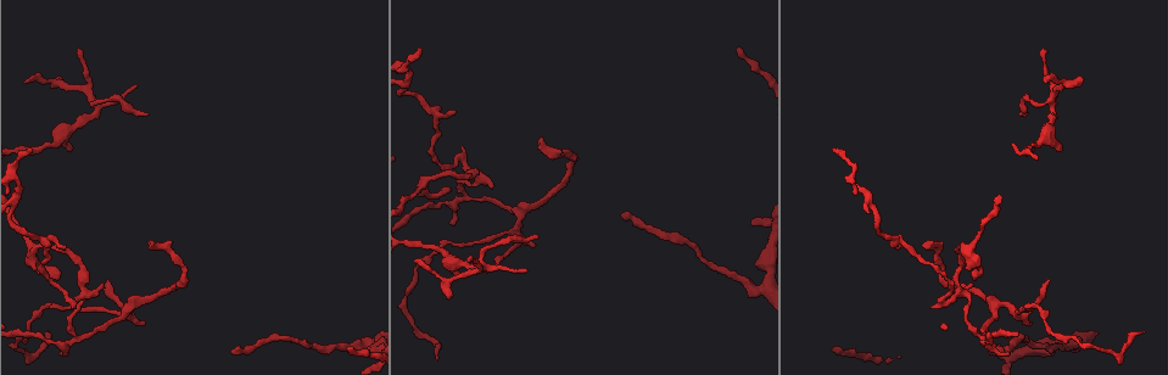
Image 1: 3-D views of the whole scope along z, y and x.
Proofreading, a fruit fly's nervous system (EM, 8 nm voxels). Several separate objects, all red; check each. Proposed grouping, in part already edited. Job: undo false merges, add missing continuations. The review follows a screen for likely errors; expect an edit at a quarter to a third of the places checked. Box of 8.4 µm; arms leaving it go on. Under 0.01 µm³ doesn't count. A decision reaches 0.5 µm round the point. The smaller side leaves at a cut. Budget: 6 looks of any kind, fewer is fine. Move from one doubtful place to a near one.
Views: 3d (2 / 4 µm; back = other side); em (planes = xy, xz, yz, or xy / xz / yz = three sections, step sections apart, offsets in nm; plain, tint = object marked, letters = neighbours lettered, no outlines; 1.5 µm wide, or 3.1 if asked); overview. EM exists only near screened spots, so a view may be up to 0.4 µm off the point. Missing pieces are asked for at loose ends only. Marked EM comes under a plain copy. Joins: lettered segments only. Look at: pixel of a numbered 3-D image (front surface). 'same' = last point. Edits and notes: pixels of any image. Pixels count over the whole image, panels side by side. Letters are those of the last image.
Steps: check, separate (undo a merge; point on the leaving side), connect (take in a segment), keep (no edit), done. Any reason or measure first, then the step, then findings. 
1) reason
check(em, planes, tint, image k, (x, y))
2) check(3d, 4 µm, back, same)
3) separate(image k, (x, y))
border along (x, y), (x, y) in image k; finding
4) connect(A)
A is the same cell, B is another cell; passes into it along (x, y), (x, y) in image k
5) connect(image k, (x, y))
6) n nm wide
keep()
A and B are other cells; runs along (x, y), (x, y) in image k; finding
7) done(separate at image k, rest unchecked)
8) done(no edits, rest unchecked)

free end
check(em, planes, letters, image 1, (1001, 351))

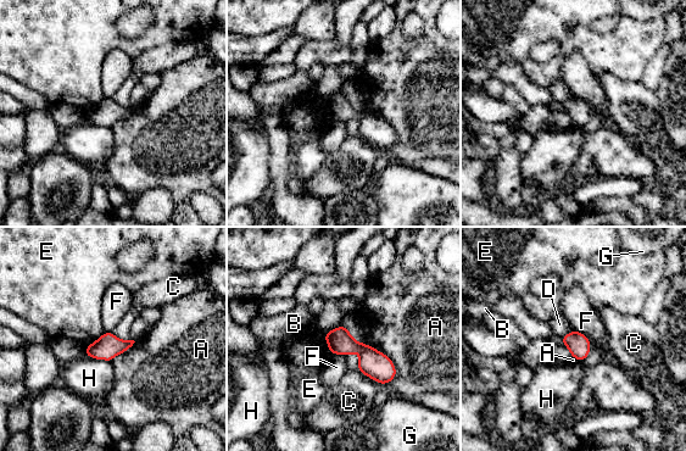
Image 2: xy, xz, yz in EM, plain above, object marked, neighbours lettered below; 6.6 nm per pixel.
A touches over 340 nm
keep()
A, B, C, D, E, F, G and H are other cells; no lettered segment goes on from it

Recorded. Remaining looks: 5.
check(em, planes, letters, image 1, (1008, 352))

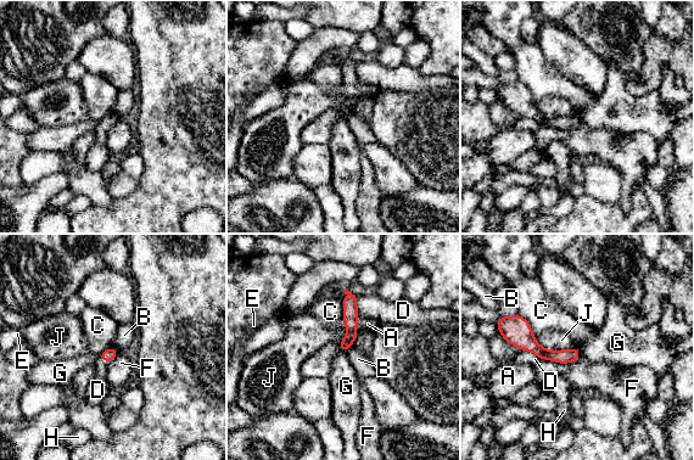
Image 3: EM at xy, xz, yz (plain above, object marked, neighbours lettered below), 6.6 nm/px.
70 nm wide
connect(H)
H is the same cell, A, B, C, D, E, F, G and J are other cells; passes into it along (111, 353), (104, 359), (101, 365) in image 3; it goes on there

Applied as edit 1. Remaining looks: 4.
calibre changes
check(em, planes, letters, image 1, (442, 251))

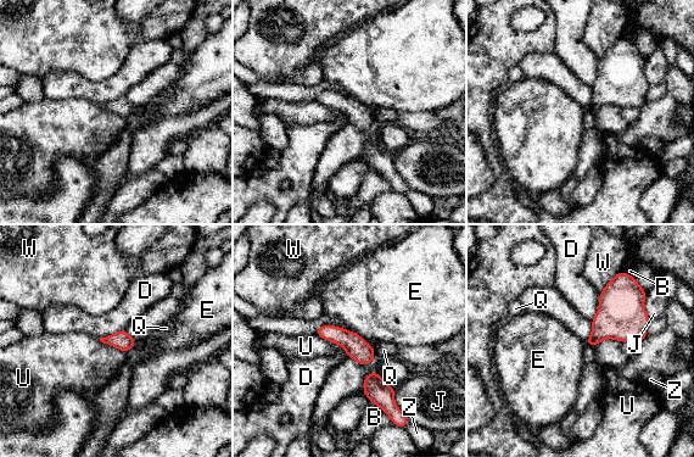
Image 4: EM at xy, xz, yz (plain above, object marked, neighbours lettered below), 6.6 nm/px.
80 nm wide
keep()
B, D, E, J, Q, U, W and Z are other cells; border along (314, 334), (339, 344), (346, 351) in image 4; continuous, no second neuron

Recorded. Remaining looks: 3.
done(connect at image 3, rest unchecked)

